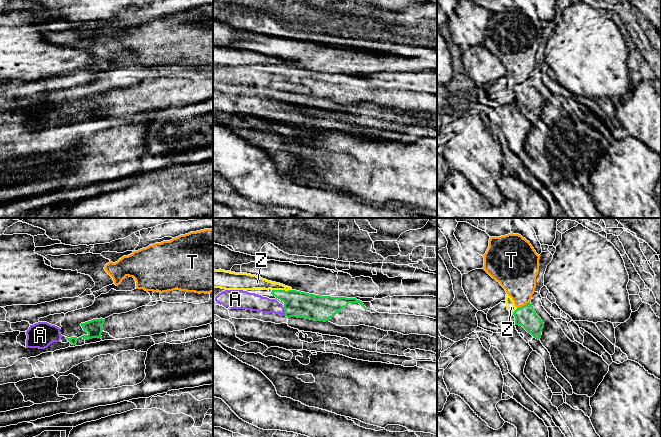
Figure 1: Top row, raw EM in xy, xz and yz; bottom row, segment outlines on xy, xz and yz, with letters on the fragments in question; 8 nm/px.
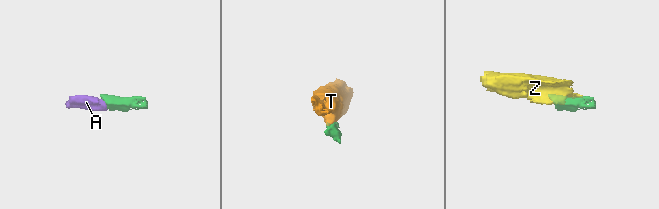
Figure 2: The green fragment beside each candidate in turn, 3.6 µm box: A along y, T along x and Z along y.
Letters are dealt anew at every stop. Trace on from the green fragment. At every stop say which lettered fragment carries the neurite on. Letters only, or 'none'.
A

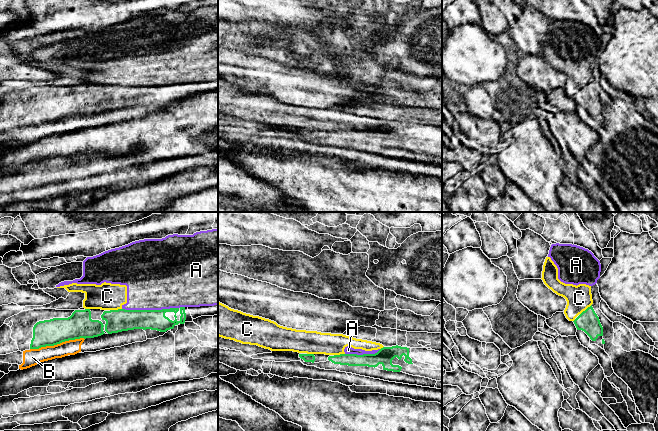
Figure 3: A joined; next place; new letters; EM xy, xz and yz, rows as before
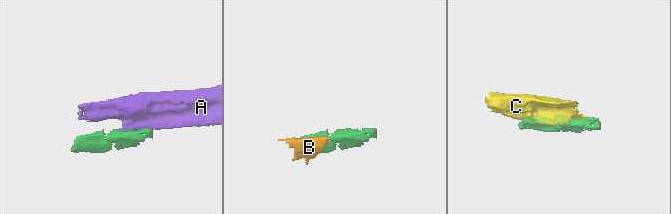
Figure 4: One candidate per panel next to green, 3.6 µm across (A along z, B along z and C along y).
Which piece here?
B

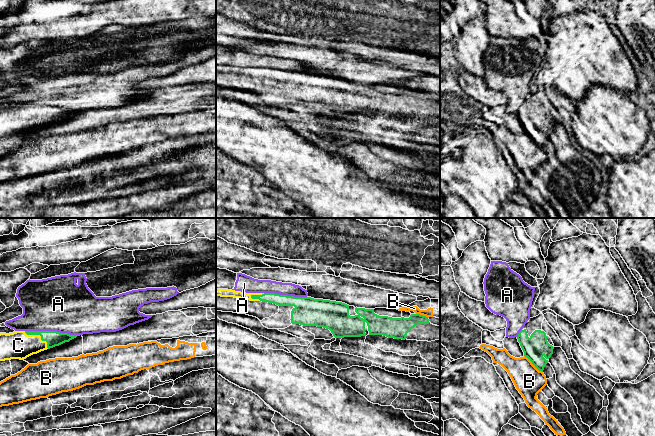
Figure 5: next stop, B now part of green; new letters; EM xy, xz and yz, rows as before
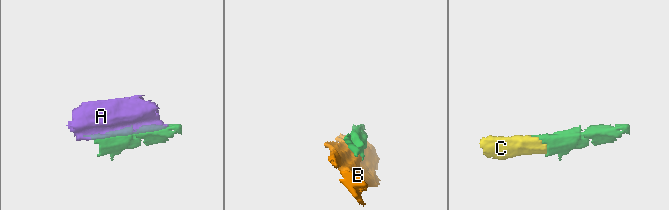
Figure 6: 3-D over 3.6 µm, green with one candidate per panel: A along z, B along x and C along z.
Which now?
C

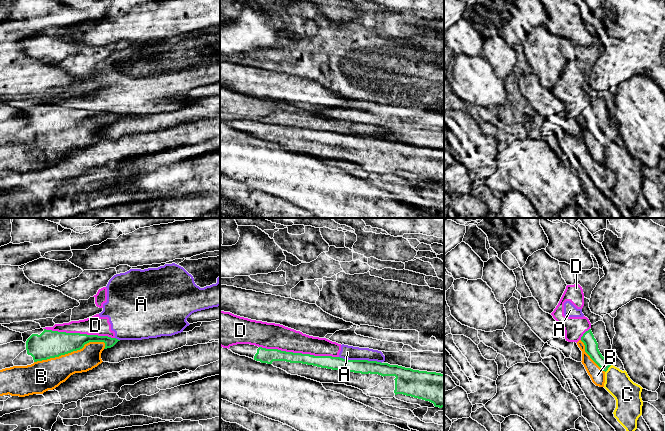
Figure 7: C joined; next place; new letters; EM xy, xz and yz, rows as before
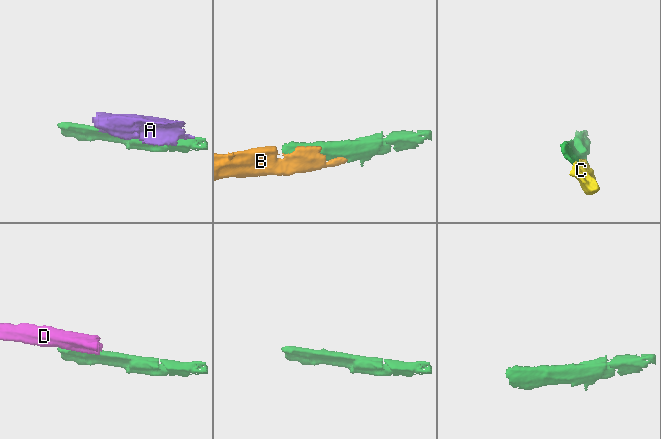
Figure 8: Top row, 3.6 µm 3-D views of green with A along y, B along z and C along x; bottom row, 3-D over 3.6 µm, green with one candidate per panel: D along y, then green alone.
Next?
B

